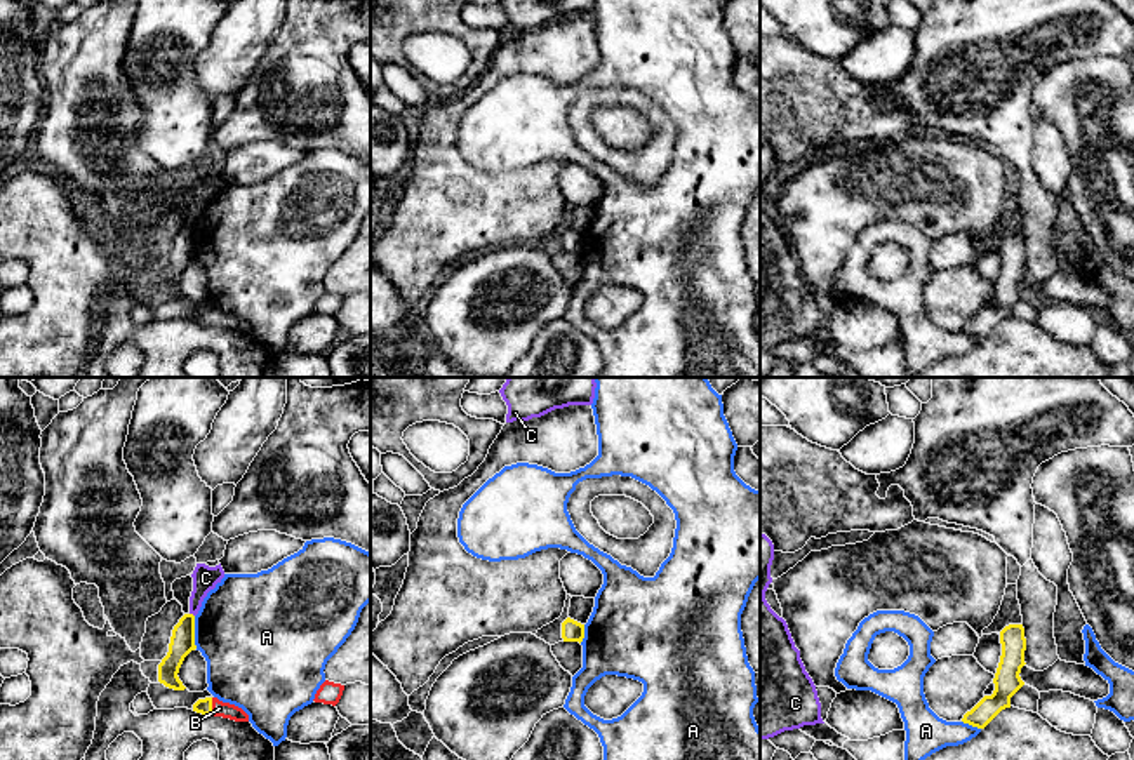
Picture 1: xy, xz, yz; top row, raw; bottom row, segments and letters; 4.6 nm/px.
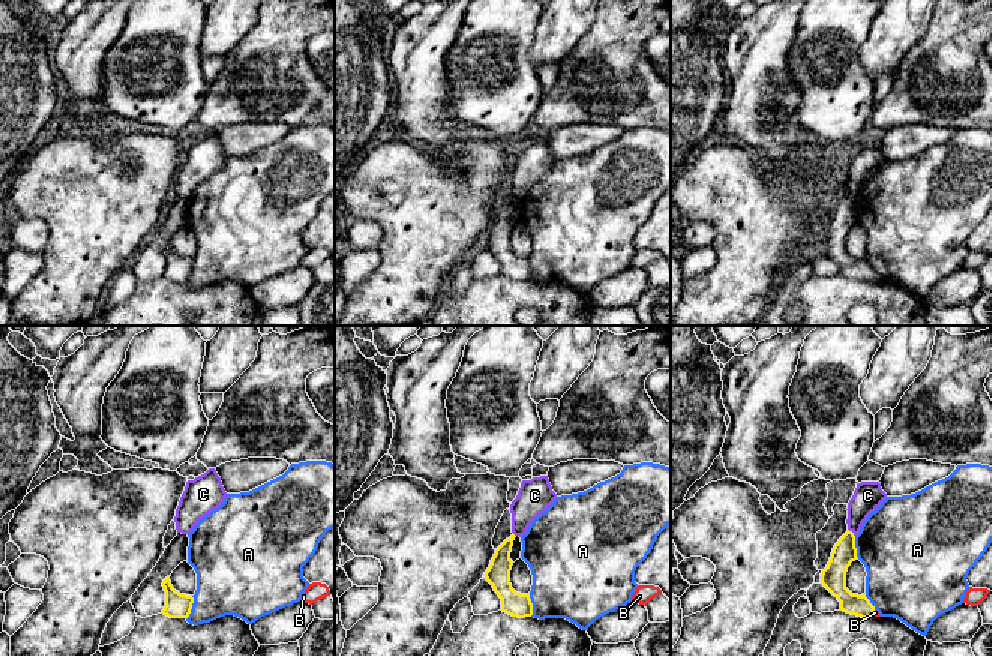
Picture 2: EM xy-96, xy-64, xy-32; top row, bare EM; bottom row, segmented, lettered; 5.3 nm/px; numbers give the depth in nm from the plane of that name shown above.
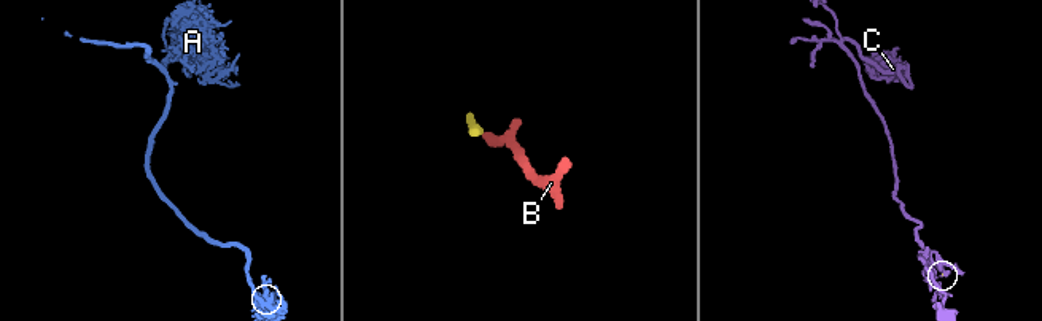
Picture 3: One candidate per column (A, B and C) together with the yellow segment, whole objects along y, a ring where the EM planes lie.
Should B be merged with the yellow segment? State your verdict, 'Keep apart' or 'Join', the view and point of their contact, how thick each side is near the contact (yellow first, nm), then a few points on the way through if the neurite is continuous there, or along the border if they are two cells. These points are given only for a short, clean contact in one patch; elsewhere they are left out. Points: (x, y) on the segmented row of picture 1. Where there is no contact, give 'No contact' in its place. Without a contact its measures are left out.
Join. Touches yellow at xy (211, 706). Thickness 70 nm (yellow) against 70 nm. Path across: xy (204, 706), (211, 706), (220, 708)

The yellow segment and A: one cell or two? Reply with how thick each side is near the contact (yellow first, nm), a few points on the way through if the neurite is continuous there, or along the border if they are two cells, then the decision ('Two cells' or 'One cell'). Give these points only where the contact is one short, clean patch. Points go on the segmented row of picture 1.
Thickness 110 nm (yellow) against 480 nm. Two cells

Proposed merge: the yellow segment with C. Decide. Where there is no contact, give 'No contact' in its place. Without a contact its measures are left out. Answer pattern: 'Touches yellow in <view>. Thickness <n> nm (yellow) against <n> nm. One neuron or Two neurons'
Touches yellow in xy. Thickness 110 nm (yellow) against 120 nm. Two neurons

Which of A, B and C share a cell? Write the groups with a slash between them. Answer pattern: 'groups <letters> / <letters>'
groups A / B / C

